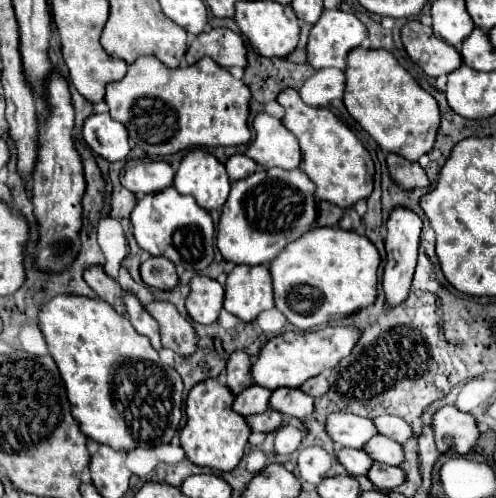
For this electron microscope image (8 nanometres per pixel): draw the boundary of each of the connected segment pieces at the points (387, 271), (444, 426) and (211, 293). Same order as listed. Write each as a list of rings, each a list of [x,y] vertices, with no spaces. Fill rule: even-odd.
[[[396,208],[388,222],[388,234],[386,234],[386,266],[382,274],[382,288],[386,294],[386,308],[396,308],[408,298],[408,290],[412,284],[412,274],[416,266],[416,256],[418,256],[418,240],[420,240],[420,230],[422,230],[422,220],[410,212],[408,208]]]
[[[444,406],[434,414],[432,422],[434,434],[436,434],[436,444],[442,454],[446,452],[456,452],[460,456],[466,456],[470,450],[476,448],[480,430],[478,422],[472,414],[460,412],[456,406]],[[446,440],[452,440],[452,446],[448,446]]]
[[[194,276],[188,286],[190,286],[190,294],[186,298],[186,310],[190,318],[198,324],[216,322],[222,310],[224,288],[208,276]]]

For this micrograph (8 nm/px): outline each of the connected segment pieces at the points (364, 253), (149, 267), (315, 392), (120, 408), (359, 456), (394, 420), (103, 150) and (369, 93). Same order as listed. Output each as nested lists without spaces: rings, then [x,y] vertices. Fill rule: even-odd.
[[[310,228],[298,240],[288,242],[270,262],[274,306],[300,330],[310,330],[338,316],[350,316],[376,300],[378,264],[380,254],[366,236],[342,228]]]
[[[148,258],[140,266],[140,274],[144,284],[158,290],[172,290],[178,286],[176,266],[168,258]]]
[[[318,374],[318,376],[310,378],[310,380],[306,380],[300,388],[302,388],[306,394],[310,394],[310,396],[320,398],[320,396],[324,396],[324,394],[328,392],[328,380],[326,380],[324,374]]]
[[[54,296],[52,302],[44,304],[38,318],[50,356],[66,384],[72,416],[80,422],[80,430],[86,438],[124,452],[170,444],[182,422],[182,378],[172,366],[158,358],[148,338],[138,334],[128,318],[120,316],[110,304],[84,296]]]
[[[340,448],[336,450],[338,460],[342,462],[342,466],[348,472],[360,472],[360,474],[368,474],[368,466],[372,466],[372,458],[368,458],[368,454],[364,454],[364,450],[352,450],[352,448]]]
[[[380,416],[374,420],[374,424],[376,424],[380,434],[384,434],[384,436],[388,436],[400,444],[408,442],[414,436],[412,426],[406,420],[402,420],[400,416]]]
[[[108,112],[92,114],[90,118],[86,118],[82,136],[86,144],[94,150],[94,154],[102,156],[108,162],[124,160],[130,152],[126,128],[120,122],[112,120]]]
[[[354,48],[348,54],[344,104],[348,114],[376,140],[384,152],[398,154],[406,160],[418,160],[434,148],[440,128],[438,102],[418,86],[418,82],[388,50]]]

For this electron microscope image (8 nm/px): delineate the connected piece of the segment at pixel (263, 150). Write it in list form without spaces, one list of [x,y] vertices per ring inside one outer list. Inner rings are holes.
[[[262,112],[254,118],[252,126],[256,136],[246,150],[248,158],[252,158],[262,168],[278,166],[282,170],[292,170],[300,166],[302,154],[296,136],[292,136],[280,120]]]

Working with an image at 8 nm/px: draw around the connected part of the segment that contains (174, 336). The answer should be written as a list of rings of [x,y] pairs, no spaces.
[[[170,302],[146,304],[146,310],[160,324],[162,346],[174,350],[176,354],[192,354],[196,350],[196,332],[192,324],[172,306]]]

